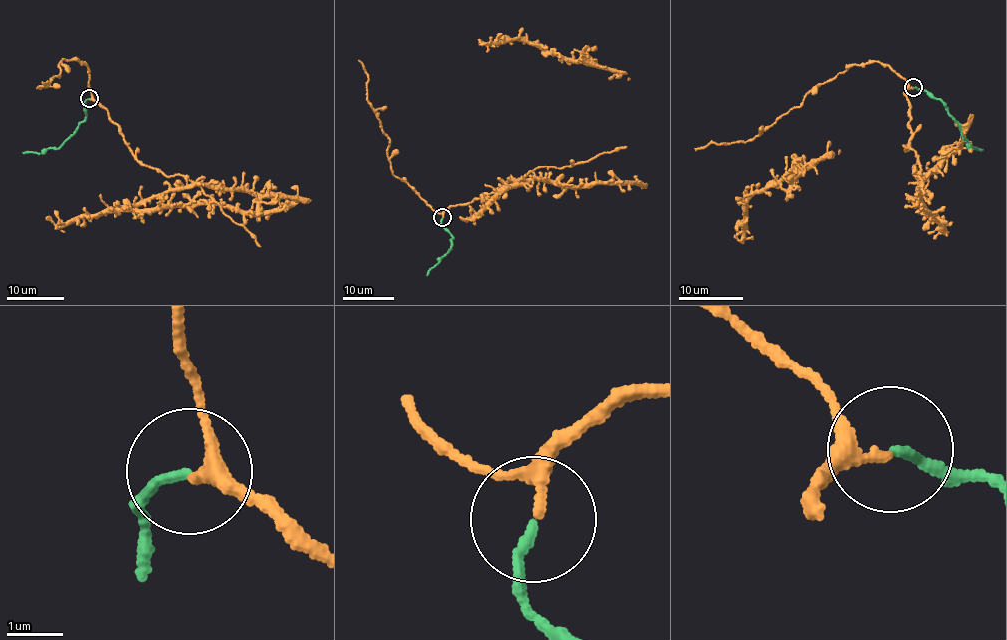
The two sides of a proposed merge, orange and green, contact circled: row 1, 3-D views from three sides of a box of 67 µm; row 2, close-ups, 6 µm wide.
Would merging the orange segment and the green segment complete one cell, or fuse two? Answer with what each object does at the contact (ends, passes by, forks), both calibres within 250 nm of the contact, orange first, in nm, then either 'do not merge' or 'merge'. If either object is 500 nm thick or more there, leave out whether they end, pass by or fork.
orange passes by; green ends there; 150 nm thick on the orange side, 150 nm on the other; merge

